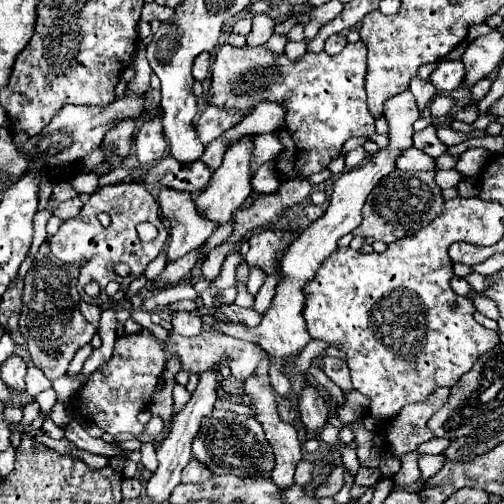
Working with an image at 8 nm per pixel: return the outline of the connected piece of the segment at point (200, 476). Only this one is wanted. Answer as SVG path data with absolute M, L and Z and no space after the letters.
M192 458L184 466L184 472L182 472L184 484L198 484L198 482L204 482L204 480L210 480L210 478L212 478L212 472L208 468L204 468L204 464L200 464L196 458Z

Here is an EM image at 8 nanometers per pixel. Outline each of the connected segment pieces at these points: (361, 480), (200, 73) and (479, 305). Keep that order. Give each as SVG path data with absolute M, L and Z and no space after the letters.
M360 467L357 474L355 475L355 482L358 485L370 487L377 483L381 477L379 470L372 470L366 467Z
M202 52L200 56L196 56L194 66L192 66L192 76L194 76L194 80L204 82L204 78L206 78L206 74L208 74L208 68L210 68L210 54L208 54L208 52Z
M470 294L468 298L474 302L474 308L476 308L478 312L482 312L484 316L488 316L488 318L492 318L492 320L498 320L498 318L500 318L500 312L498 312L496 304L492 304L492 300L488 300L486 296Z

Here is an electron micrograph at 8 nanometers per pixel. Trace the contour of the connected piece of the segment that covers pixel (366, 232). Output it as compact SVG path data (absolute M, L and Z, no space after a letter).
M394 170L388 176L384 176L380 184L376 184L376 188L370 192L362 208L362 224L356 230L352 230L352 234L390 244L404 236L412 236L412 232L418 232L420 228L428 226L430 220L440 216L442 210L444 210L442 190L430 172Z

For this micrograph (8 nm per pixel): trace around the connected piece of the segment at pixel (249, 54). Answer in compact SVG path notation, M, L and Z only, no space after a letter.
M358 40L354 44L346 44L346 48L336 54L328 56L326 52L320 54L304 54L300 60L290 62L286 56L274 58L266 46L258 48L234 48L224 44L216 52L216 60L212 64L212 90L206 98L208 104L224 106L224 108L238 108L250 112L262 100L276 100L288 108L288 116L284 128L280 130L280 140L284 144L282 150L274 161L275 170L280 172L282 178L306 178L322 168L338 156L342 144L352 138L368 138L374 134L374 118L366 106L366 92L364 92L364 76L366 76L366 48L364 42Z

